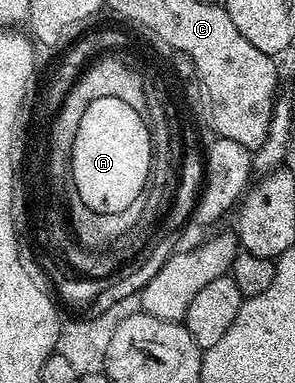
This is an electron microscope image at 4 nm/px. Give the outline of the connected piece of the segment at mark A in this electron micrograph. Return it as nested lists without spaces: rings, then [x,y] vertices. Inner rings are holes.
[[[117,98],[96,99],[87,107],[75,134],[74,151],[71,155],[70,174],[72,188],[77,189],[79,198],[93,212],[120,213],[131,203],[142,199],[151,181],[154,163],[153,138],[150,126],[142,114]]]

